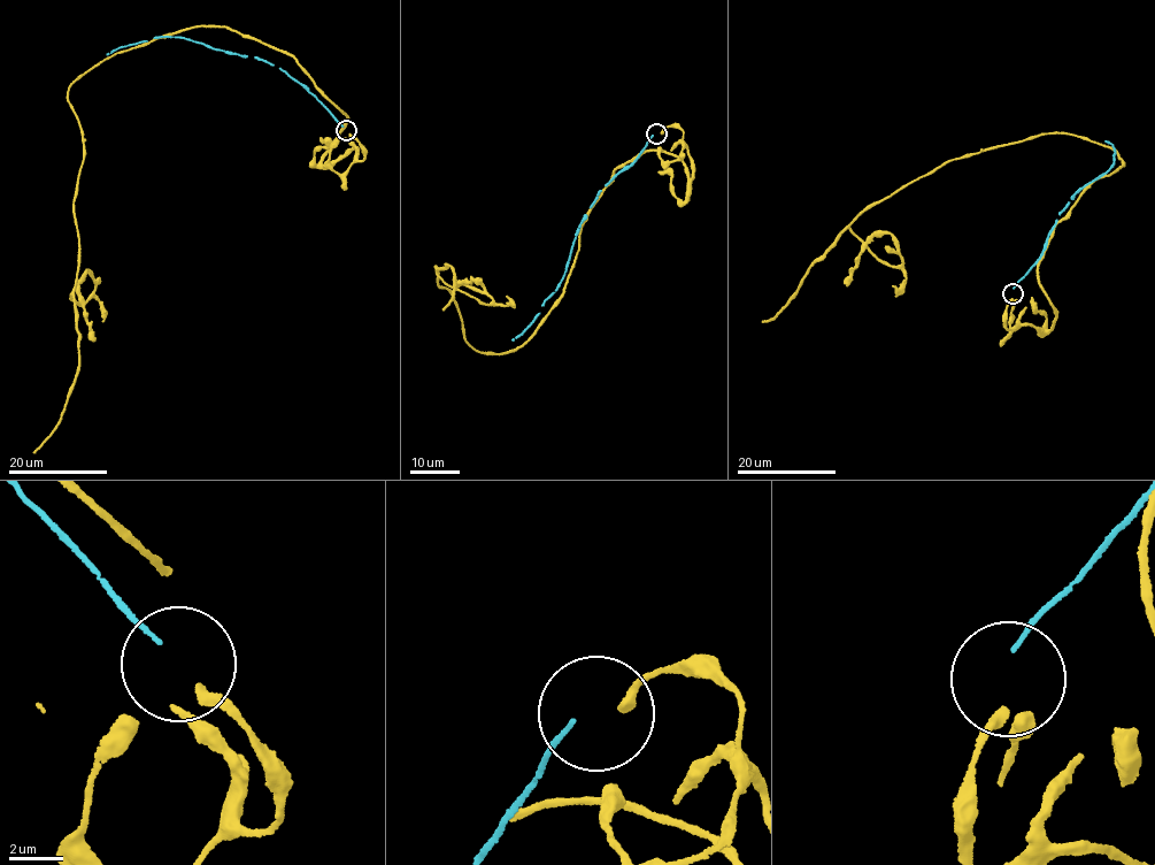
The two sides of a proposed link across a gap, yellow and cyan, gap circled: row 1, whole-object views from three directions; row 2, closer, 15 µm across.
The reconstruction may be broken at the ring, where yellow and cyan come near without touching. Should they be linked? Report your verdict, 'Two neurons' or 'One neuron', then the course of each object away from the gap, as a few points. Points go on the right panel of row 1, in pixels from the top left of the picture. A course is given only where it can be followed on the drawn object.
Two neurons. Course of yellow: (1011, 298), (1048, 330), (1039, 263), (1116, 151), (968, 153), (851, 224), (901, 255), (872, 236), (847, 285). Course of cyan: (1014, 289), (1040, 259), (1056, 220), (1069, 201), (1114, 163), (1114, 147), (1106, 142)

